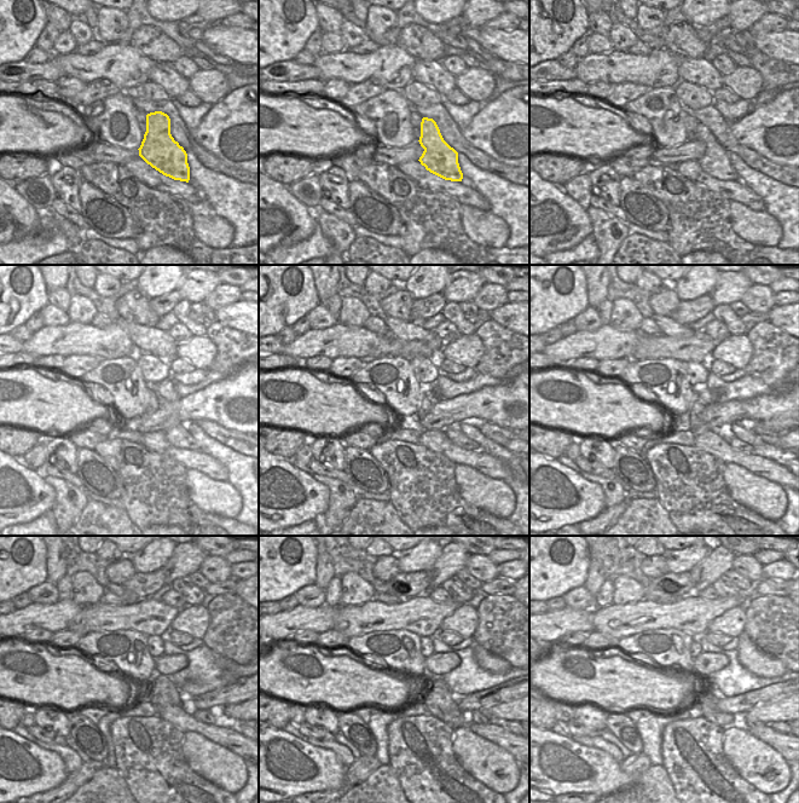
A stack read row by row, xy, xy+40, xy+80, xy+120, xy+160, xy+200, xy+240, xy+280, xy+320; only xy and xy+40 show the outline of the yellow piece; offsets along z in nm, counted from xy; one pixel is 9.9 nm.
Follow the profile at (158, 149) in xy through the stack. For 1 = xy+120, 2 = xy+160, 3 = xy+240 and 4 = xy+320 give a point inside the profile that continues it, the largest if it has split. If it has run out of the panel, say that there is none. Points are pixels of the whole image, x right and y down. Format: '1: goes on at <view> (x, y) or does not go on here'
1: goes on at xy+120 (179, 437)
2: goes on at xy+160 (456, 435)
3: goes on at xy+240 (201, 716)
4: goes on at xy+320 (750, 724)

